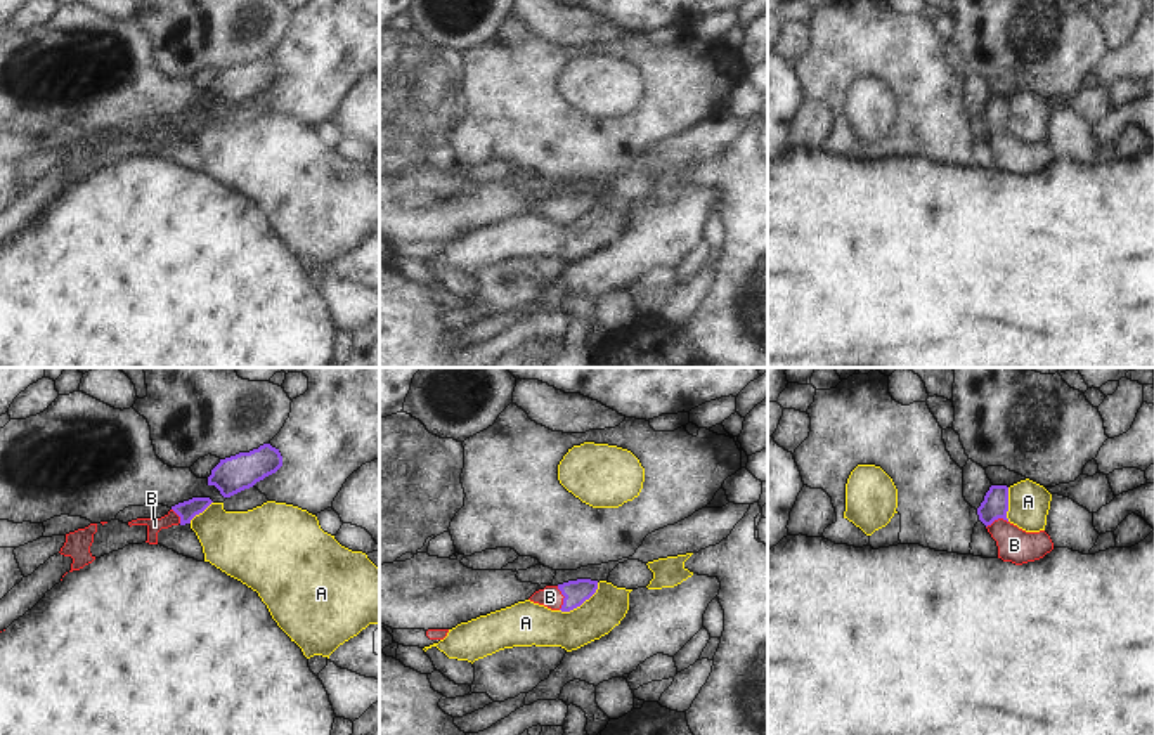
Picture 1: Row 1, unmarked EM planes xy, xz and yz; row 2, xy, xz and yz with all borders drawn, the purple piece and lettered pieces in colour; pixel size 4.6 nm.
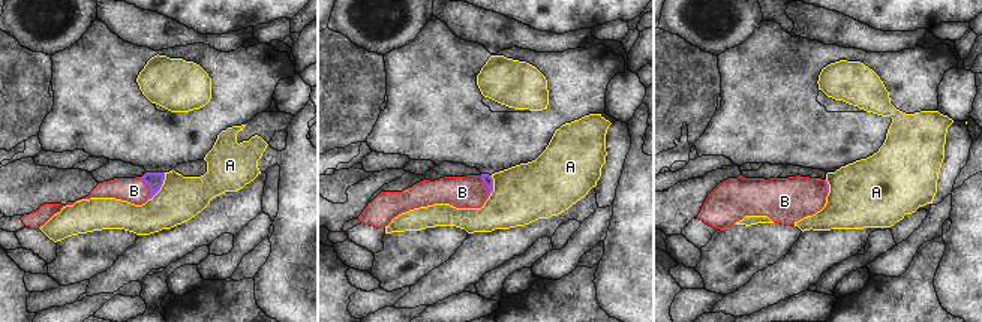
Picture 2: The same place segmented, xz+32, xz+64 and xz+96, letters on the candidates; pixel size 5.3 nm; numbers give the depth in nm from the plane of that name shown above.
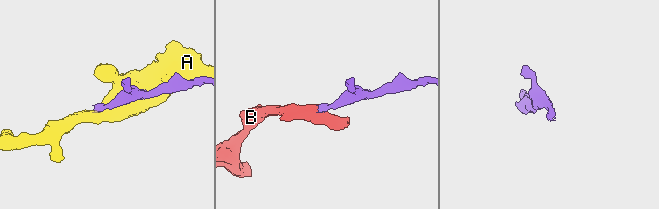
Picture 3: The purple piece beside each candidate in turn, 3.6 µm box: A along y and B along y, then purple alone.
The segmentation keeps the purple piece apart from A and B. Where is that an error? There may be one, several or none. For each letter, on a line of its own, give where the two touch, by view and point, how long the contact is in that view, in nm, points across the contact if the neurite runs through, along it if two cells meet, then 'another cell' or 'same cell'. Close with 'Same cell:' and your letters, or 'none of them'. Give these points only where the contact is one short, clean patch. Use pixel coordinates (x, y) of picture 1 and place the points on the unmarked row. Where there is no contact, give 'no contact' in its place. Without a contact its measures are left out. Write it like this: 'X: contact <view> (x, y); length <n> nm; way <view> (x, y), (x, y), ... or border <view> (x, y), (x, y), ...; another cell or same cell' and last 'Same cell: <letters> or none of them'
A: contact xz (581, 215); length 220 nm; another cell
B: contact xz (564, 210); length 110 nm; way xz (577, 203), (564, 210), (550, 208); same cell
Same cell: B

